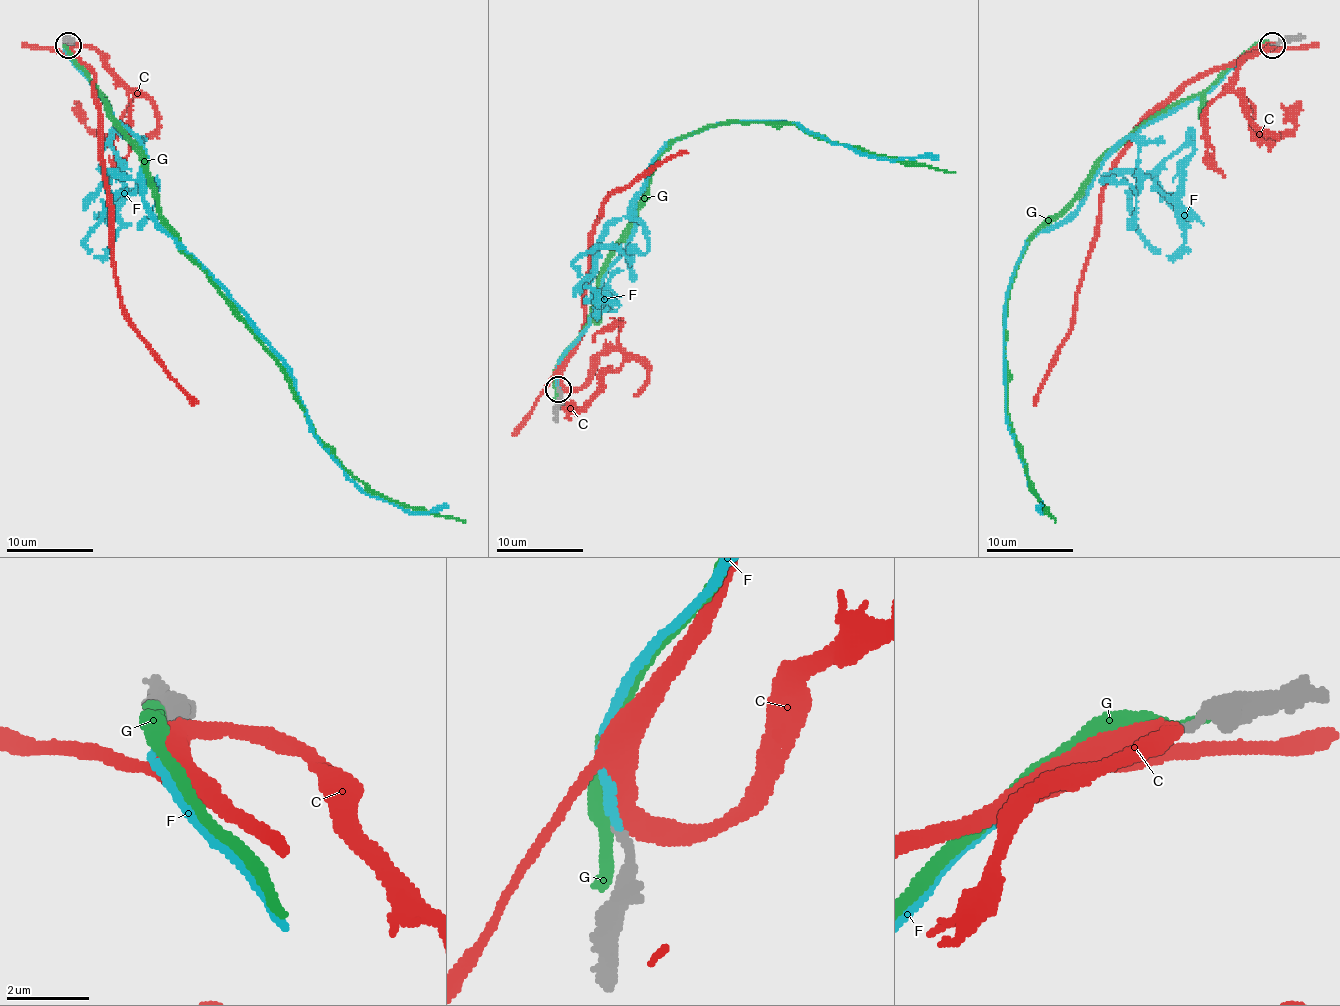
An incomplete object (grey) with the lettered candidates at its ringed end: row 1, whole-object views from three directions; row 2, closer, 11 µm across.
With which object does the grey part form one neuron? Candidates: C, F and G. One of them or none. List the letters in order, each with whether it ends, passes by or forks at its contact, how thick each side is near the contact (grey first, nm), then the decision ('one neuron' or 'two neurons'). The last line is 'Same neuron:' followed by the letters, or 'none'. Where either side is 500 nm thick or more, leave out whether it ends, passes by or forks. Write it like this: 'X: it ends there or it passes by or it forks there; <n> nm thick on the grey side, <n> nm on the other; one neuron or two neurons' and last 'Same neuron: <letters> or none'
C: it passes by; 240 nm thick on the grey side, 440 nm on the other; two neurons
F: it ends there; 220 nm thick on the grey side, 170 nm on the other; one neuron
G: it passes by; 200 nm thick on the grey side, 360 nm on the other; two neurons
Same neuron: F

